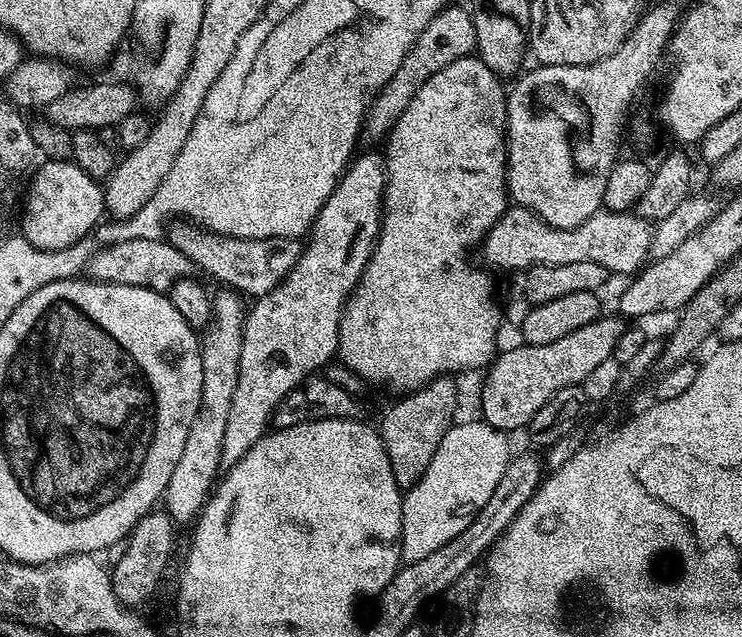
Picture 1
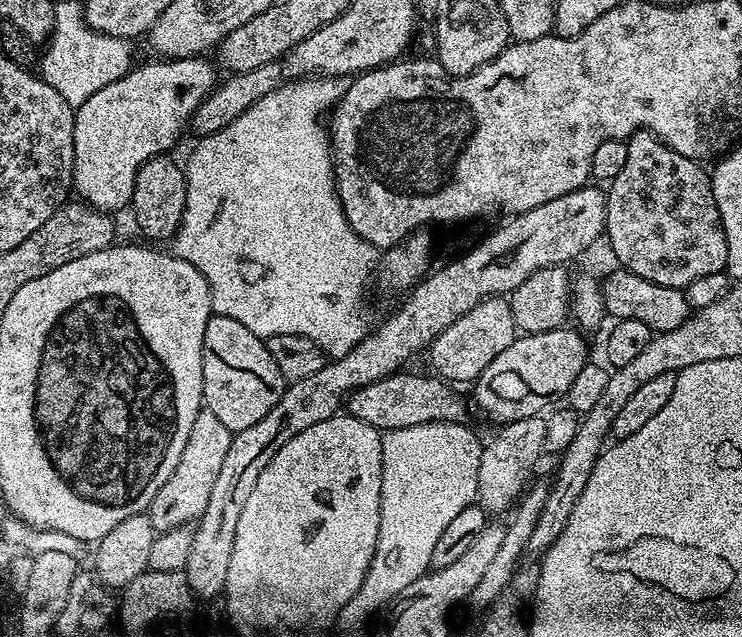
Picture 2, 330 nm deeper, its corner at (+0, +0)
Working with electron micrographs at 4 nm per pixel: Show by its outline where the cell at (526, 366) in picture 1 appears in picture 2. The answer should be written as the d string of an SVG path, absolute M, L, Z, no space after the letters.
M401 370L393 376L387 376L378 382L370 382L351 392L346 401L347 415L381 430L416 426L439 420L459 424L465 419L464 400L455 392L457 389L451 383L441 380L435 374L419 376L416 372L408 371Z

